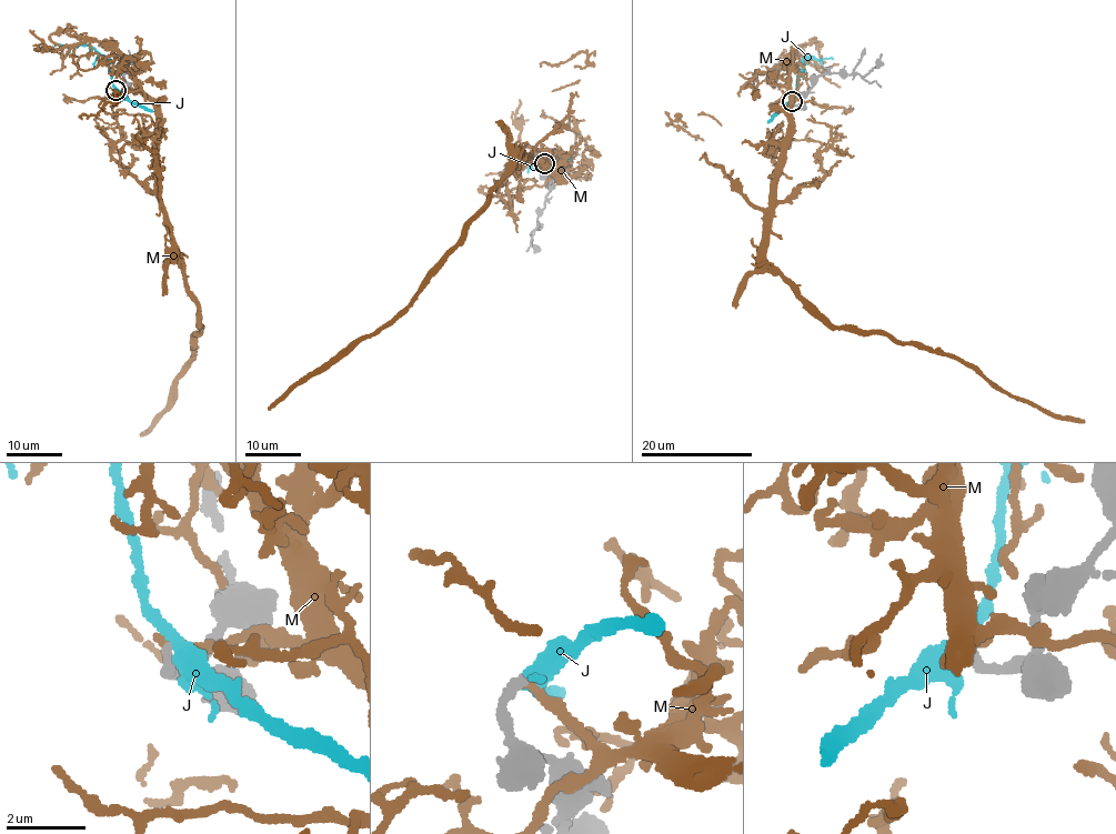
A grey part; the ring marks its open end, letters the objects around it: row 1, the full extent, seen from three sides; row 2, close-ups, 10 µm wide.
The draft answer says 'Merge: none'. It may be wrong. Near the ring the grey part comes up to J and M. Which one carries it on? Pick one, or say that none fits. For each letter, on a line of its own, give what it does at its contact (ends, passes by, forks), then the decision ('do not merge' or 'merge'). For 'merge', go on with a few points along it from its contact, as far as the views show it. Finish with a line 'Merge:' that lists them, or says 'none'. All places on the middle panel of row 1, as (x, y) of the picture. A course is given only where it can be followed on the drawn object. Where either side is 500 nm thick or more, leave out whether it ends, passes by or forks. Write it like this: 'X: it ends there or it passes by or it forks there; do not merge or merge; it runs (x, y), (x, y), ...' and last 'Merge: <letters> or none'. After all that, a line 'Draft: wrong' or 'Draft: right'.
J: it passes by; do not merge
M: it ends there; do not merge
Merge: none
Draft: right

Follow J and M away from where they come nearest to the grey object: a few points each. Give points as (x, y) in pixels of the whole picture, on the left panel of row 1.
J: (117, 90), (109, 63), (91, 47), (54, 47)
M: (116, 90), (138, 90), (159, 118), (158, 201), (201, 311), (197, 324), (203, 325), (164, 409), (140, 436)

